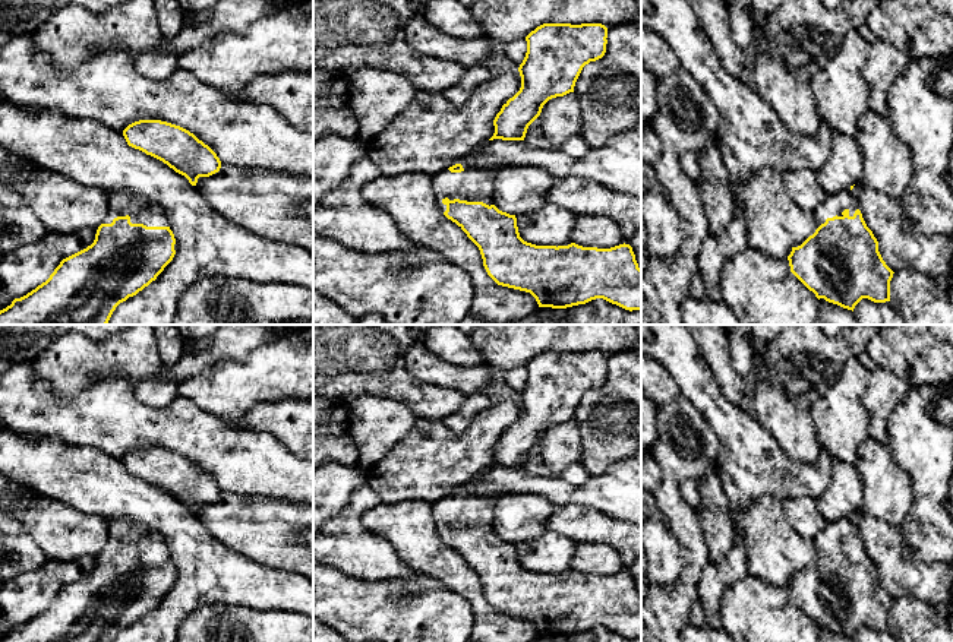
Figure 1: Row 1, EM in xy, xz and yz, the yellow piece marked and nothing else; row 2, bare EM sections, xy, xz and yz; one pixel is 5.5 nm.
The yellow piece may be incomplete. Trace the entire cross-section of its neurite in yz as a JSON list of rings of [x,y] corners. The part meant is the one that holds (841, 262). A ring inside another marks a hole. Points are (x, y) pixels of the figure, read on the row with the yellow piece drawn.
[[[851,187],[827,195],[812,212],[817,230],[788,256],[791,272],[815,297],[852,310],[862,300],[890,301],[893,271],[867,227]]]

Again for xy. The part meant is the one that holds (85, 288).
[[[113,192],[94,243],[63,259],[45,282],[0,310],[0,325],[107,325],[116,307],[155,281],[176,252],[168,218],[158,203]]]

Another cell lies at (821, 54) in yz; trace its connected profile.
[[[782,0],[770,16],[766,34],[757,42],[754,91],[793,133],[812,137],[818,132],[823,118],[810,89],[810,76],[837,54],[849,32],[865,25],[868,12],[875,4],[877,0],[845,0],[830,10],[820,0]]]

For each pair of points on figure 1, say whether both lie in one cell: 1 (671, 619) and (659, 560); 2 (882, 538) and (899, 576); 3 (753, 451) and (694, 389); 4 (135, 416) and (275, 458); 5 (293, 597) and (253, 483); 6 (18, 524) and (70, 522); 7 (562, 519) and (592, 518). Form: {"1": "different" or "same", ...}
{"1": "different", "2": "same", "3": "same", "4": "same", "5": "different", "6": "same", "7": "same"}

